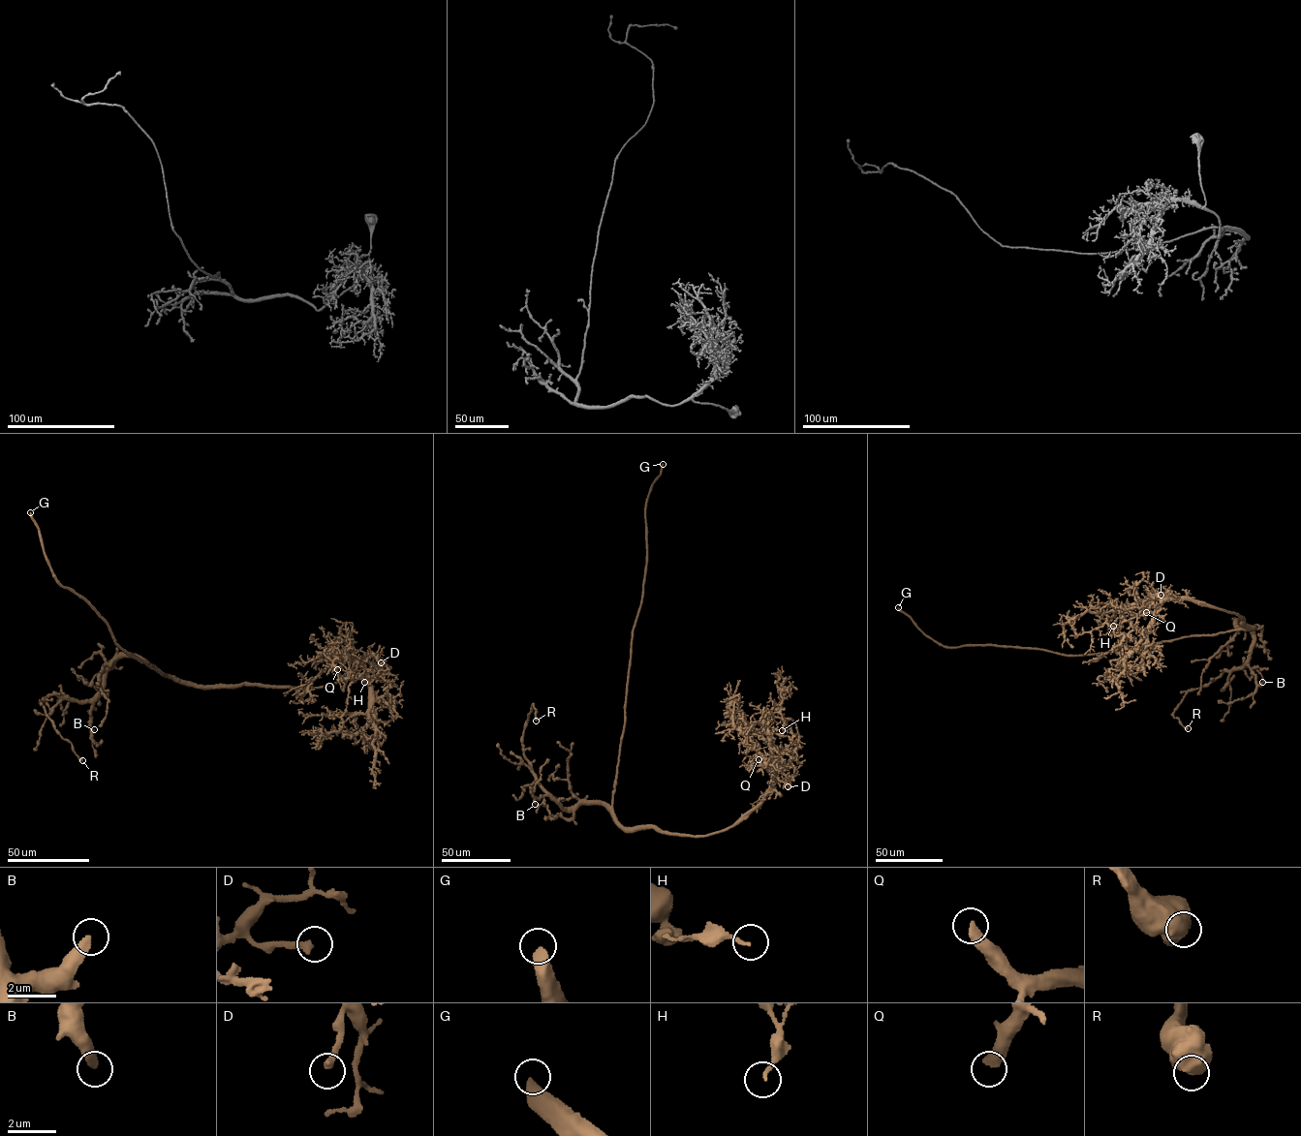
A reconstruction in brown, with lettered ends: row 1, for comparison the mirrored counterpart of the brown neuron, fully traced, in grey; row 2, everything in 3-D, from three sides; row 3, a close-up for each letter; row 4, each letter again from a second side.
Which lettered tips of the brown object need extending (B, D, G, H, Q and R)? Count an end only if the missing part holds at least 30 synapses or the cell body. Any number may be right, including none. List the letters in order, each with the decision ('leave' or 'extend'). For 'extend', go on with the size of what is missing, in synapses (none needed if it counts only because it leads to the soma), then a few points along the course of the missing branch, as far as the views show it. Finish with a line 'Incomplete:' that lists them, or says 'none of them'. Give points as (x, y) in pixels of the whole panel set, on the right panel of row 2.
B: leave
D: leave
G: extend; 300 synapses
H: leave
Q: extend; 70 synapses
R: leave
Incomplete: G, Q

